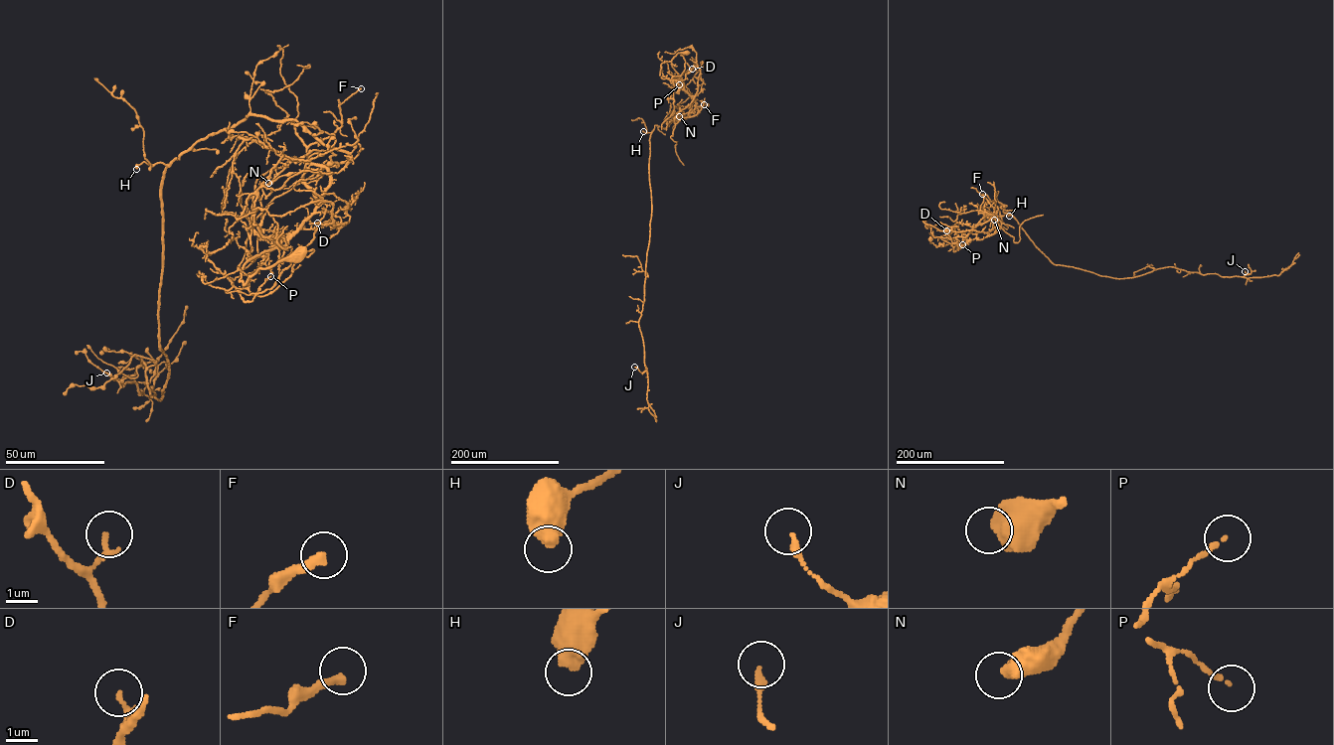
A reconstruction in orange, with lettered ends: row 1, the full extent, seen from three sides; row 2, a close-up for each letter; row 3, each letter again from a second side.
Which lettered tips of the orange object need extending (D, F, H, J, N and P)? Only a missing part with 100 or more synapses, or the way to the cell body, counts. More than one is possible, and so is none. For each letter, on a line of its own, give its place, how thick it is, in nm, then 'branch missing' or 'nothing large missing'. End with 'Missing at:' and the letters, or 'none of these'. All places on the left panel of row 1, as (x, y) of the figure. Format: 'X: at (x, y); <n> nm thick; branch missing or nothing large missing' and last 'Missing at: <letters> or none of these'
D: at (317, 223); 180 nm thick; nothing large missing
F: at (361, 88); 280 nm thick; nothing large missing
H: at (136, 169); 600 nm thick; nothing large missing
J: at (106, 372); 220 nm thick; nothing large missing
N: at (268, 183); 700 nm thick; nothing large missing
P: at (270, 276); 120 nm thick; nothing large missing
Missing at: none of these

